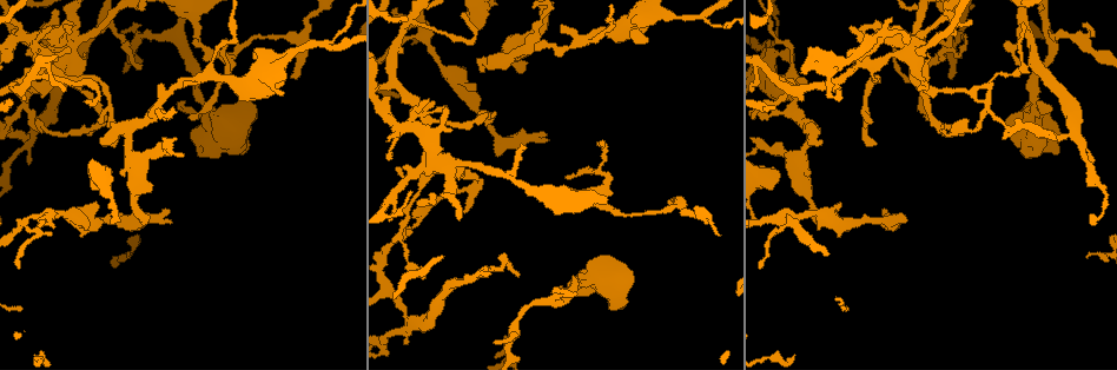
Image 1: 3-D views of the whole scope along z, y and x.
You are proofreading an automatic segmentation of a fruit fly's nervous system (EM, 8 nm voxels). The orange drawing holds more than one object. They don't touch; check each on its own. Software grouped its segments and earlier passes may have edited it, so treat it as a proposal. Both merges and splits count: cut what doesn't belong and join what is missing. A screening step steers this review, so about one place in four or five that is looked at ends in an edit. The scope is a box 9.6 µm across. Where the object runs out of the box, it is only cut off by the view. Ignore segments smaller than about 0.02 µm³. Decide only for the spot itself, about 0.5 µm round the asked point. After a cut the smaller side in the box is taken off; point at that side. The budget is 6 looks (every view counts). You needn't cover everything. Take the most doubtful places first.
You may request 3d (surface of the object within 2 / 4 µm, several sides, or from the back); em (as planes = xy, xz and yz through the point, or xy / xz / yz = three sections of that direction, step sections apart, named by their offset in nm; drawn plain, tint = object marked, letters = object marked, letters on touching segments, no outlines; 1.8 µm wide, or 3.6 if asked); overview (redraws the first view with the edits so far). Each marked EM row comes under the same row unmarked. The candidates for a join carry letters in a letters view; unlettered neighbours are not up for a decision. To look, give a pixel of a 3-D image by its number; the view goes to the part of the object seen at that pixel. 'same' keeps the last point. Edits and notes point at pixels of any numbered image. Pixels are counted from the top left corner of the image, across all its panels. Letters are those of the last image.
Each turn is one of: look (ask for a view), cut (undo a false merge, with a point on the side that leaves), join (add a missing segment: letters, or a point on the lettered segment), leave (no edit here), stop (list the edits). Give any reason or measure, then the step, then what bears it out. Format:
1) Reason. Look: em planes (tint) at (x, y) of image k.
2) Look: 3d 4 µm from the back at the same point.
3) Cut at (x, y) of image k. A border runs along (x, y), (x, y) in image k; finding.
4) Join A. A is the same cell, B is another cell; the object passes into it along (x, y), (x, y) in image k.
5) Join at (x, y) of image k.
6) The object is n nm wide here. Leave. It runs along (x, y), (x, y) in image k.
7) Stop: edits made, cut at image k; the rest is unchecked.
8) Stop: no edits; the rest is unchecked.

Branch stops here. Look: em planes (tint) at (548, 140) of image 1.

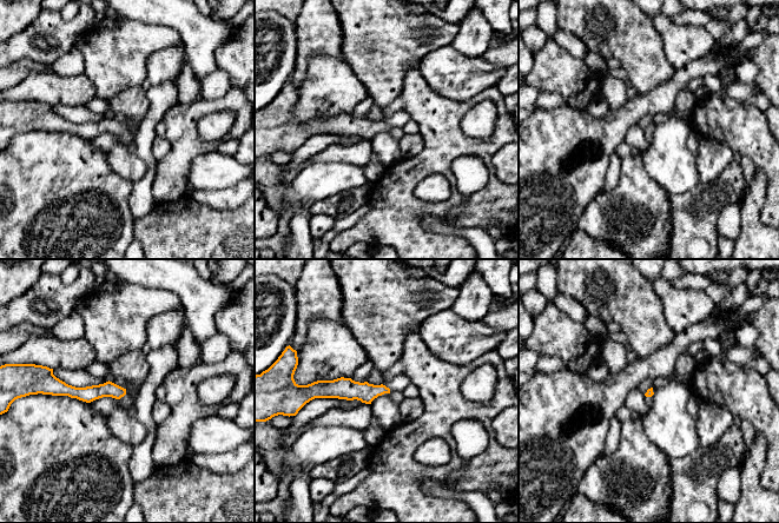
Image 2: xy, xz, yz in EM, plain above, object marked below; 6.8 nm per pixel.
Look: em planes (letters) at the same point.

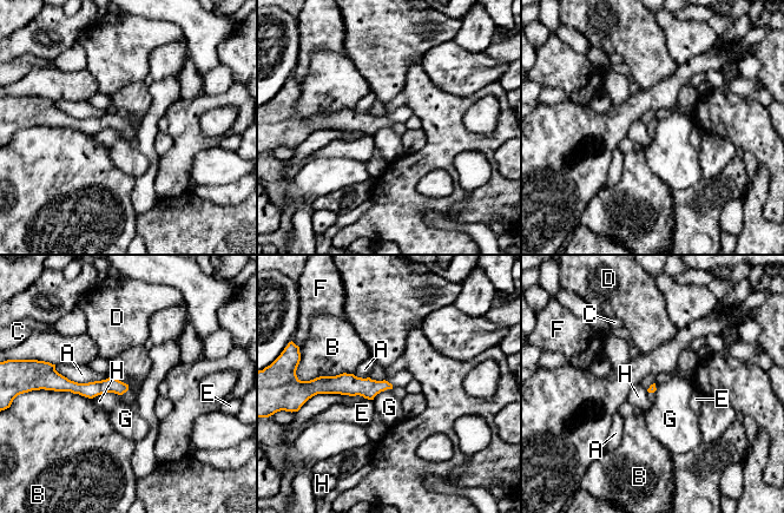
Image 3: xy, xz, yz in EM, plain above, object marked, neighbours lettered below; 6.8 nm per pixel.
Leave. A, B, C, D, E, F, G and H are other cells; no lettered segment goes on from it.

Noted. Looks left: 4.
Sudden change in width. Look: em planes (letters) at (948, 51) of image 1.

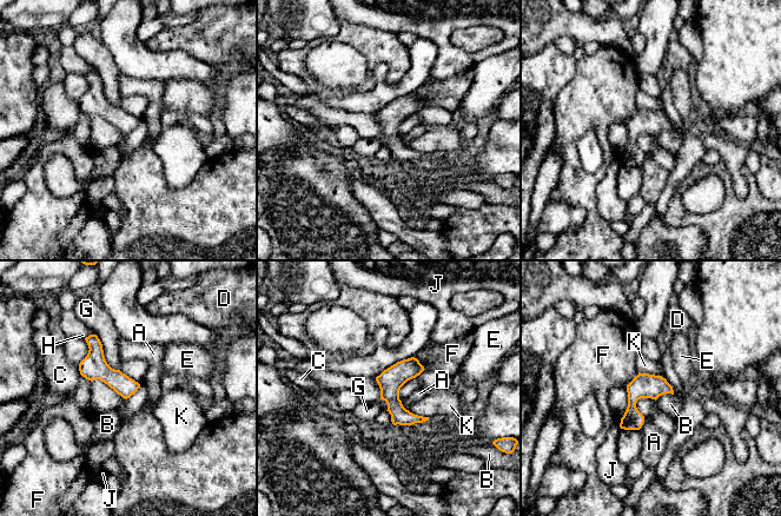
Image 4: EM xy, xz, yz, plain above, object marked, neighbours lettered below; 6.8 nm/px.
Leave. A, B, C, D, E, F, G, H, J and K are other cells; one cell here.

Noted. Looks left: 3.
Sharp bend. Look: em xy step 4 (tint) at (486, 114) of image 1.

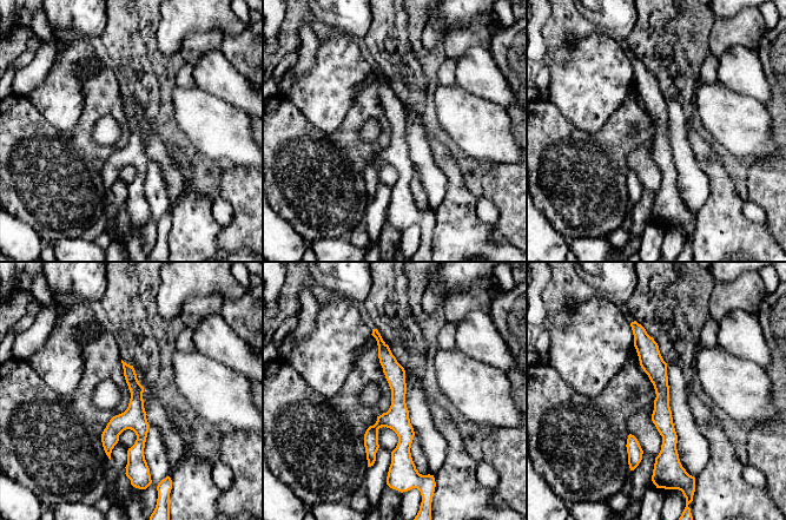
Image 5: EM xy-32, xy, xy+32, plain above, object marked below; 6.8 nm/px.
Cut it another way. Look: em planes (letters) at the same point.

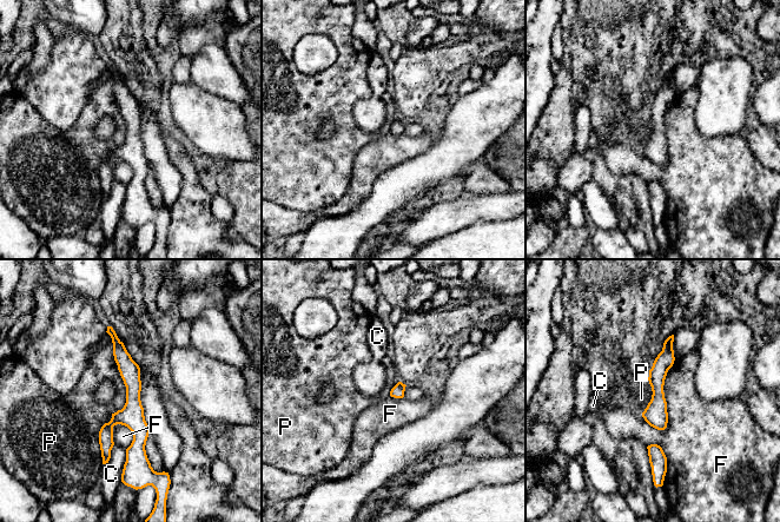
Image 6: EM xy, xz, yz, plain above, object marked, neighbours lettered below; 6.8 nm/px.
Leave. C, F and P are other cells; it runs along (110, 330), (133, 384), (136, 462) in image 6; one cell here.

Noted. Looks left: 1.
Stop: no edits; the rest is unchecked.

